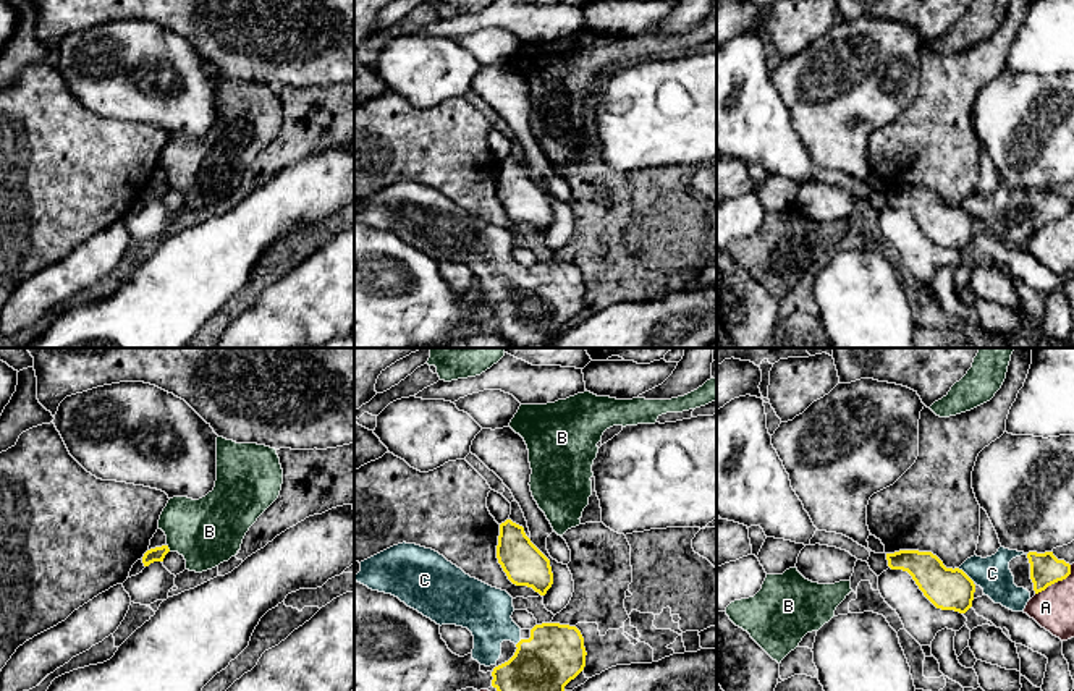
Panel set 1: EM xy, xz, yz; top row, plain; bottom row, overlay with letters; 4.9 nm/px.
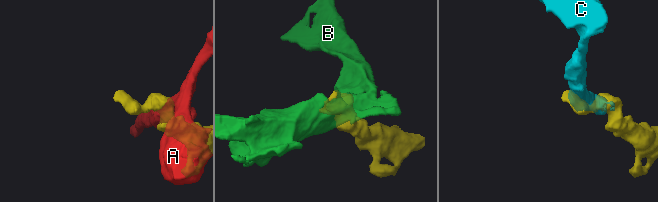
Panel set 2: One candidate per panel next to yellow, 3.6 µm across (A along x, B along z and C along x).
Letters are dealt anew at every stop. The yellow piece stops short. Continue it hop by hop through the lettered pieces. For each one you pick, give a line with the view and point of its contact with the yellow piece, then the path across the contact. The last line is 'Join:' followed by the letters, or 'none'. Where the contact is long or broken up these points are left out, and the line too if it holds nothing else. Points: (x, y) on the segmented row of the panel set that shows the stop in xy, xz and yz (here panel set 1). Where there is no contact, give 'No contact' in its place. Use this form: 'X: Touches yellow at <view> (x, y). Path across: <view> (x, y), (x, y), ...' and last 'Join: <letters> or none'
C: Touches yellow at yz (964, 573)
Join: C

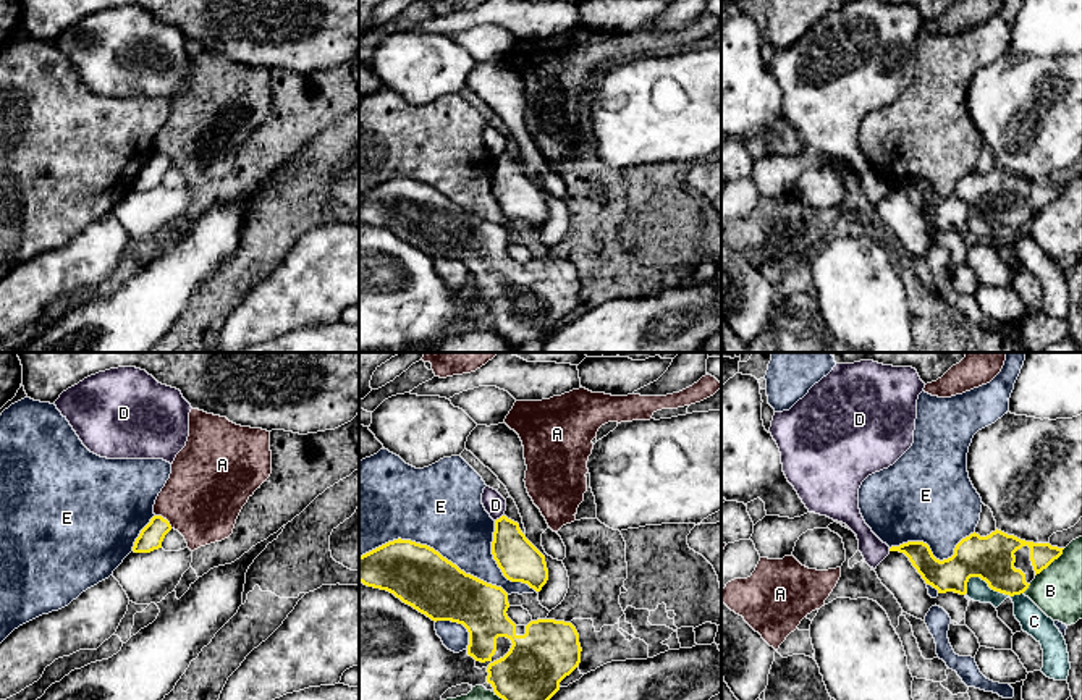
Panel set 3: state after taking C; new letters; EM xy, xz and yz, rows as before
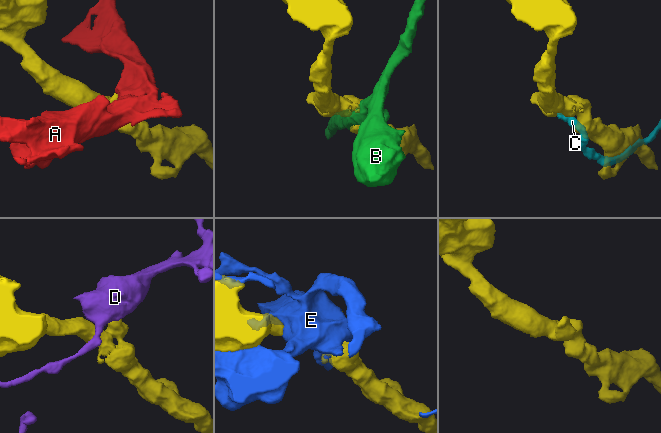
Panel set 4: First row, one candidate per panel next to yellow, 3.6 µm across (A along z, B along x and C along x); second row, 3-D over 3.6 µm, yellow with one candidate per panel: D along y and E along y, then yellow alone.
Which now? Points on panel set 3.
Join: none

